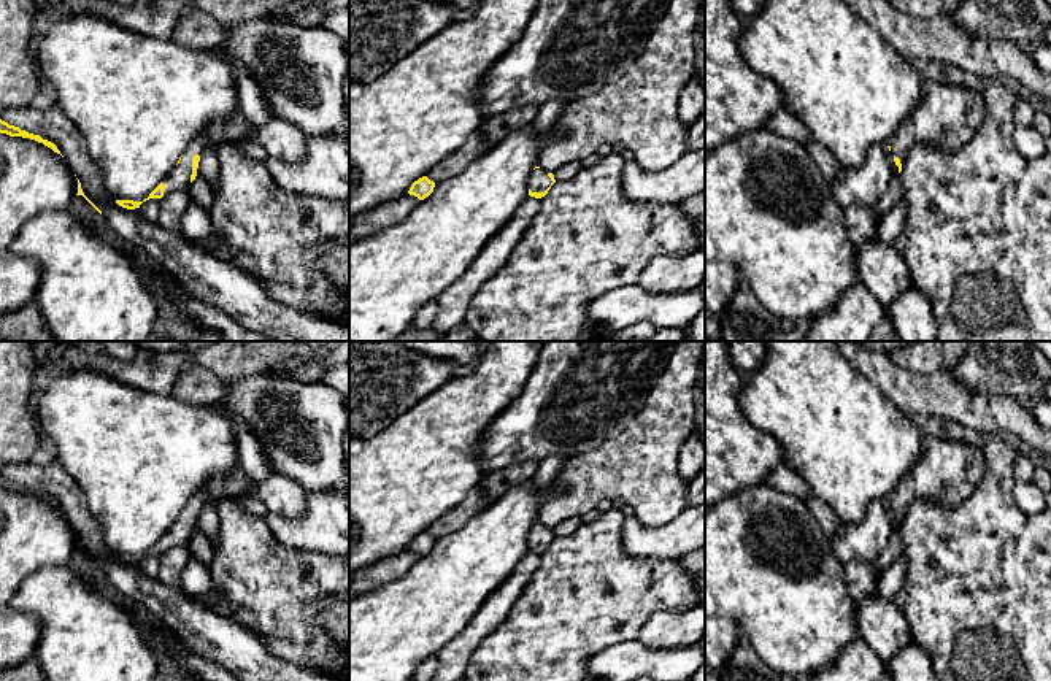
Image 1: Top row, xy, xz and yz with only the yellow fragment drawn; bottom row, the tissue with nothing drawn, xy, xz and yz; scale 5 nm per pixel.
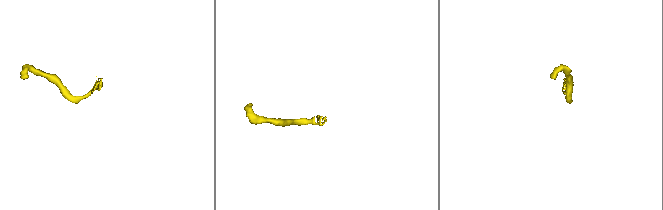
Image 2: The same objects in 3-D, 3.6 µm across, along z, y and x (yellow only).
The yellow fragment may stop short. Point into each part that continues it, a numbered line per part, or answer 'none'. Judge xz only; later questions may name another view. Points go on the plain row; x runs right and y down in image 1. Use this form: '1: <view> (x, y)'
1: xz (540, 537)

